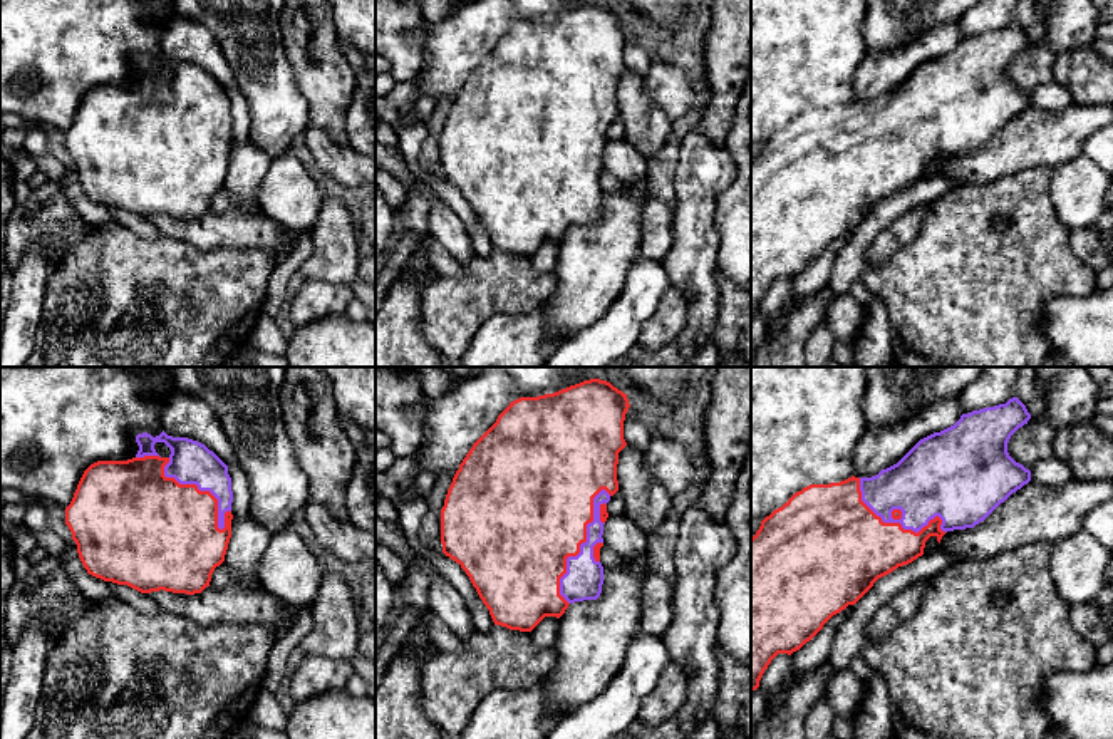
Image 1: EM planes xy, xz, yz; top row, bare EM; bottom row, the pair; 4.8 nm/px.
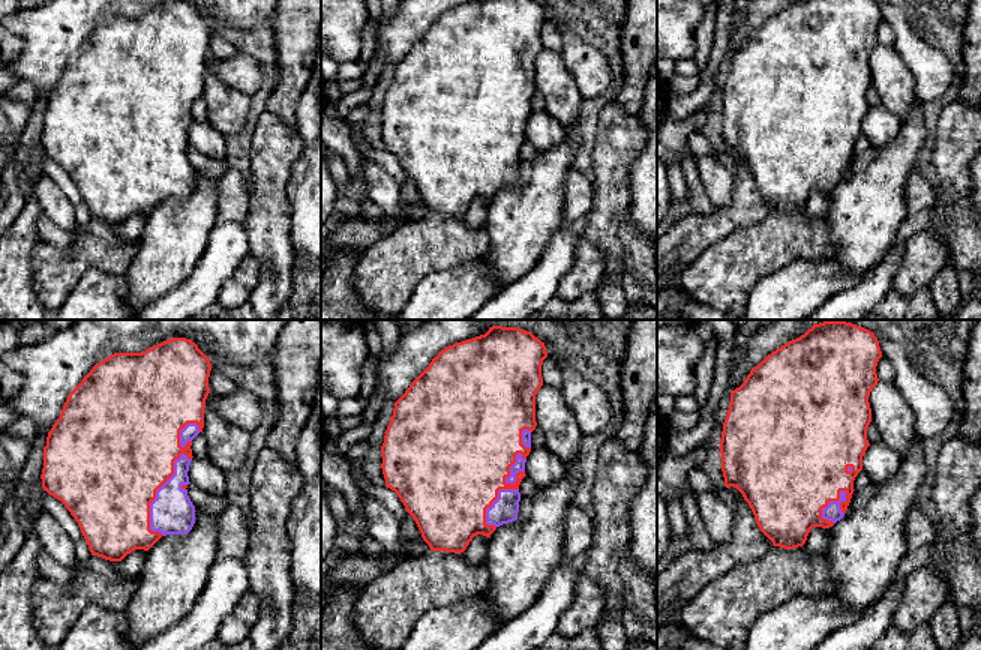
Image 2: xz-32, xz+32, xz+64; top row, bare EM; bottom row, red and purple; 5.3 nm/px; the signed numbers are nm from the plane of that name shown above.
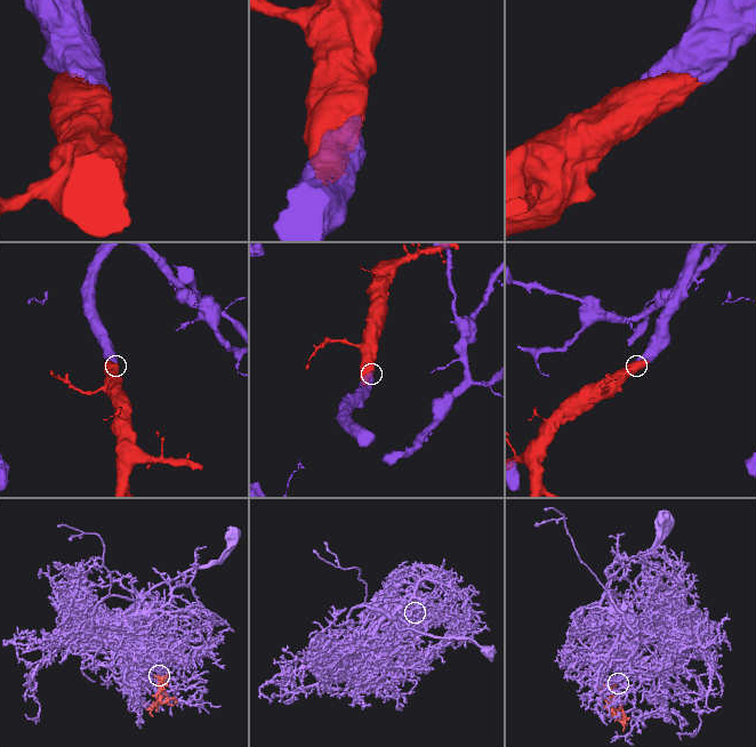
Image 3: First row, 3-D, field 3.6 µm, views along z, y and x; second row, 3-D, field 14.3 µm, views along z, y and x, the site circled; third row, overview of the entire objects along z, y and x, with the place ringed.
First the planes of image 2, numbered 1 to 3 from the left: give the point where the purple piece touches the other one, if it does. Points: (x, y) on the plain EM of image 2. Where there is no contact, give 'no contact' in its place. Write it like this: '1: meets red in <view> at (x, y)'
1: meets red in xz-32 at (155, 156)
2: meets red in xz+32 at (509, 132)
3: meets red in xz+64 at (830, 164)

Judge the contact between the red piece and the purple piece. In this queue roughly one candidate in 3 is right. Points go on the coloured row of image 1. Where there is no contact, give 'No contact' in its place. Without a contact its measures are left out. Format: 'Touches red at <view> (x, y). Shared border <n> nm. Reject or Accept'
Touches red at yz (897, 523). Shared border 500 nm. Accept

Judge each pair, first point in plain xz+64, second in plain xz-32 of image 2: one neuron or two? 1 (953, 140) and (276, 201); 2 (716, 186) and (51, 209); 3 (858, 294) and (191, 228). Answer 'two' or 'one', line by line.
1: one
2: one
3: two

